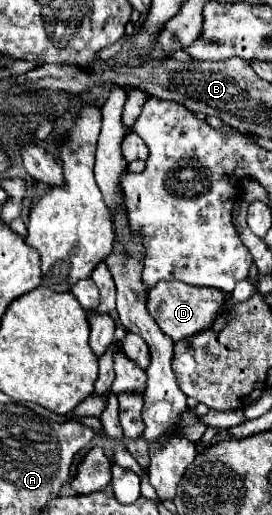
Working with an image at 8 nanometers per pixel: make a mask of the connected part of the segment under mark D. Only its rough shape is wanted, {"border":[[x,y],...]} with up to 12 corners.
{"border":[[163,281],[147,309],[173,341],[209,327],[227,295]]}

